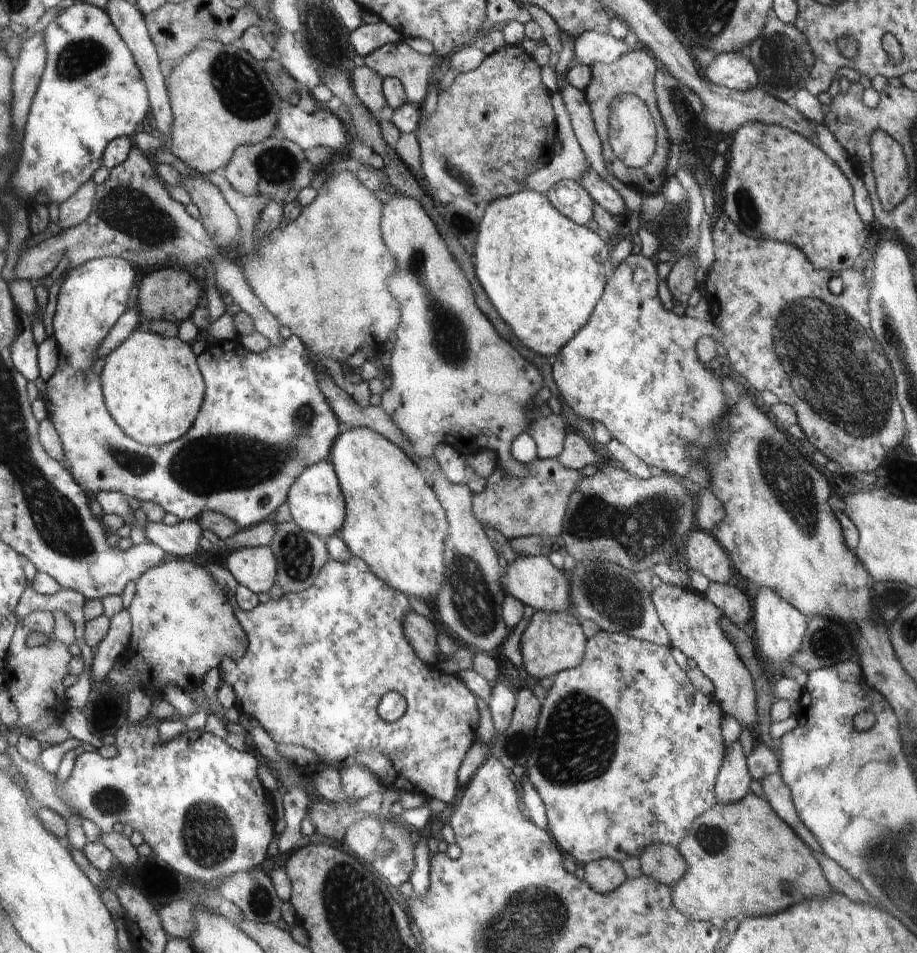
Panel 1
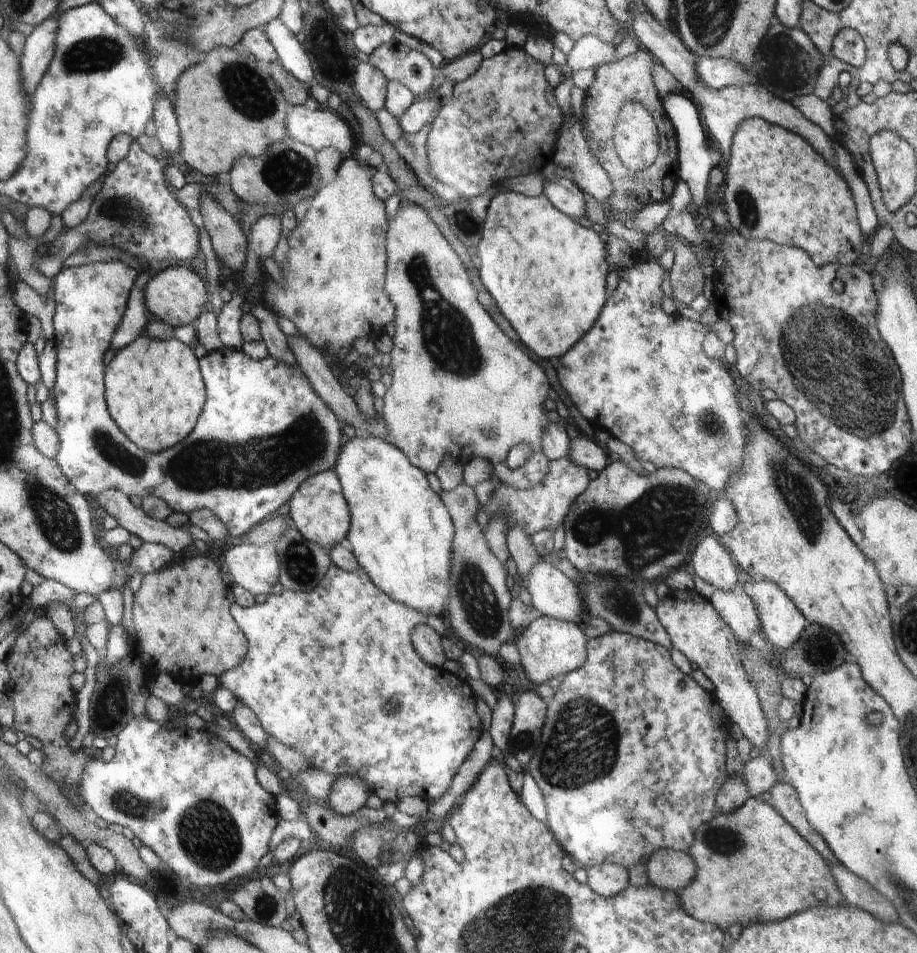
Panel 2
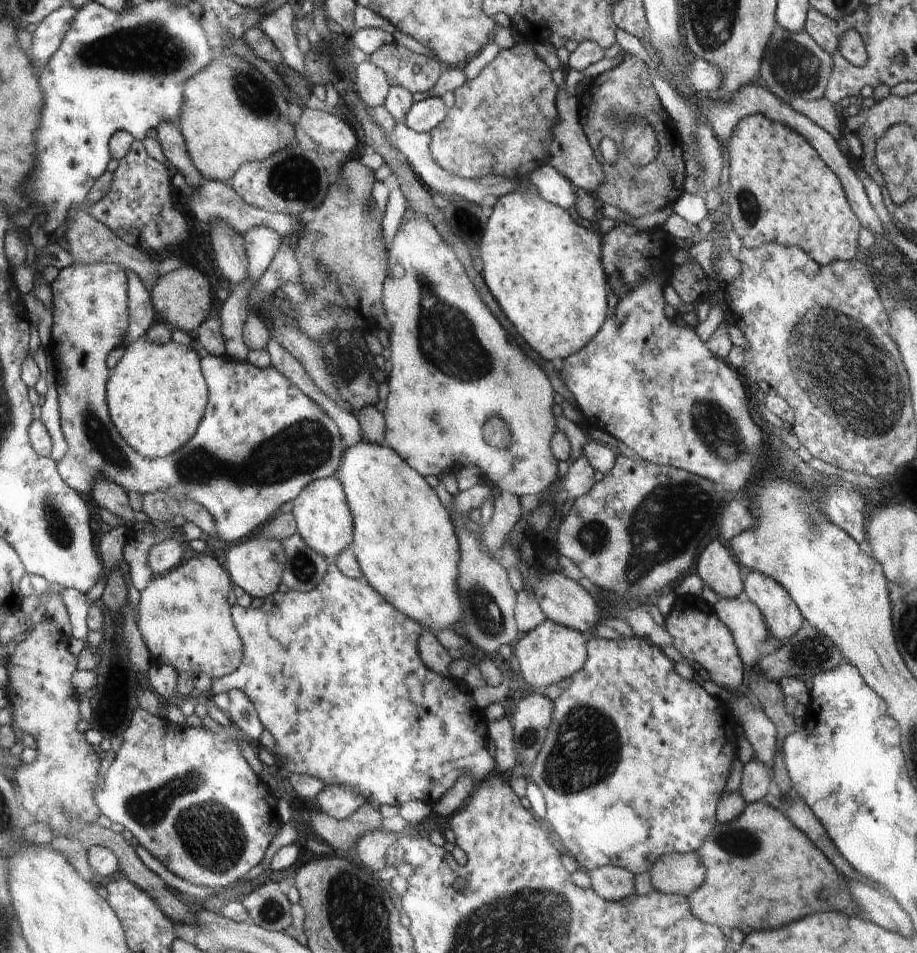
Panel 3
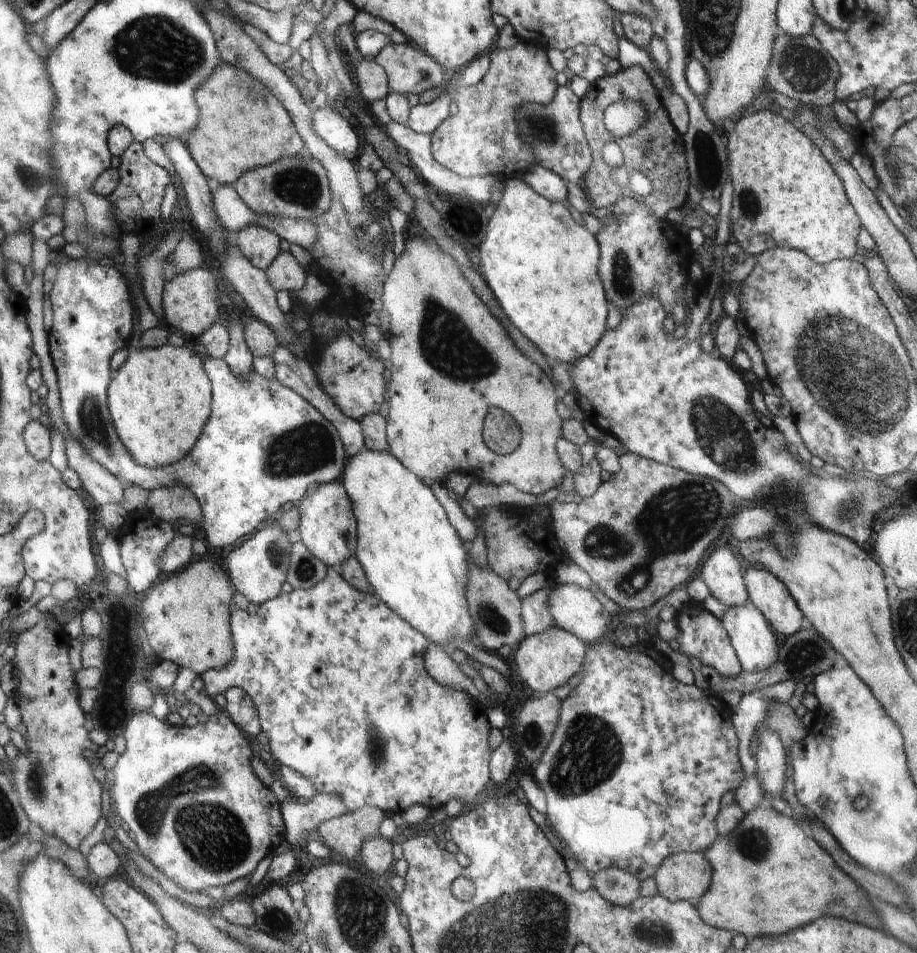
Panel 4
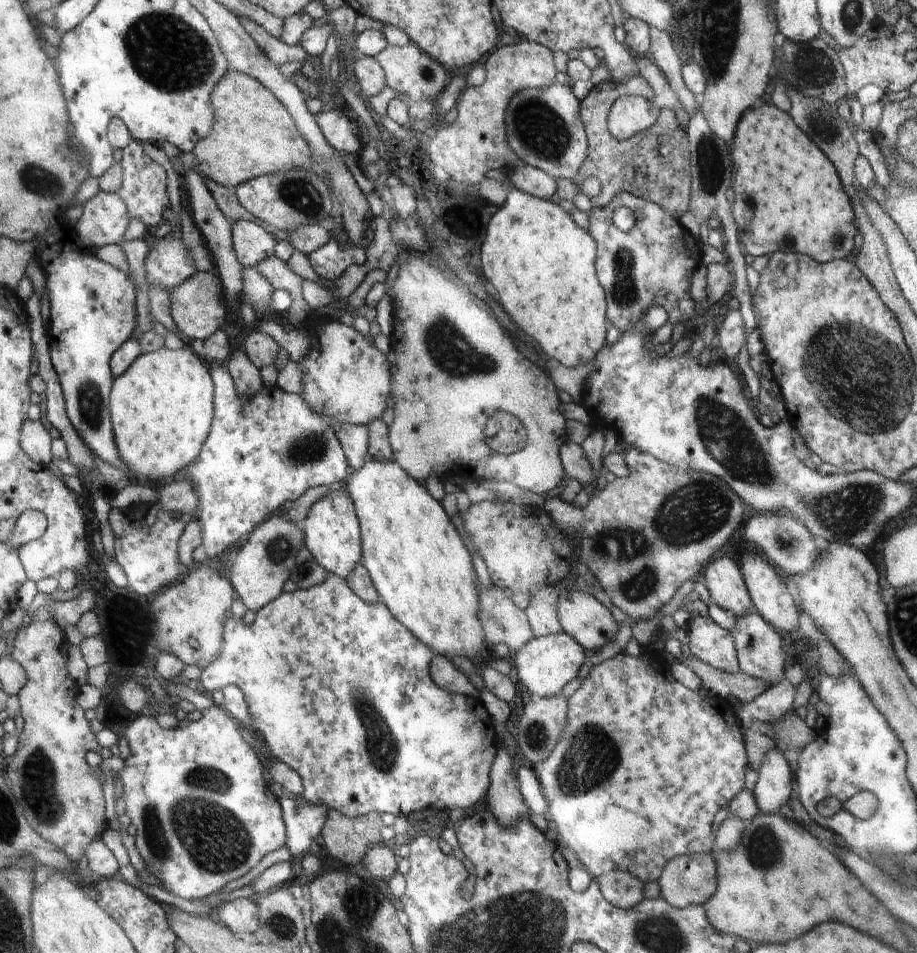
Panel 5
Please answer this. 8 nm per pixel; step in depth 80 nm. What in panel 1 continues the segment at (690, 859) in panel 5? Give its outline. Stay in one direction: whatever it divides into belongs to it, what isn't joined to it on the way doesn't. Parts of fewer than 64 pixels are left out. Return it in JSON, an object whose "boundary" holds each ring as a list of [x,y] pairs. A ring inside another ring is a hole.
{"boundary":[[[656,842],[648,845],[639,856],[643,875],[665,885],[675,885],[686,874],[686,862],[672,845]]]}

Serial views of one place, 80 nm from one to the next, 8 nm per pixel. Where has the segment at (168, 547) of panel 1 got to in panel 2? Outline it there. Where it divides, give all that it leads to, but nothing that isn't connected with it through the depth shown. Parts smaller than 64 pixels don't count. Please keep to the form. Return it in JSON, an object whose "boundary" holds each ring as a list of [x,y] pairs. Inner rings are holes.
{"boundary":[[[108,489],[98,493],[94,497],[97,506],[101,506],[106,512],[118,521],[131,535],[136,535],[142,542],[158,543],[170,547],[174,552],[181,551],[193,542],[193,538],[187,527],[184,529],[174,528],[165,520],[156,520],[148,516],[142,508],[136,508],[127,494],[118,489]]]}

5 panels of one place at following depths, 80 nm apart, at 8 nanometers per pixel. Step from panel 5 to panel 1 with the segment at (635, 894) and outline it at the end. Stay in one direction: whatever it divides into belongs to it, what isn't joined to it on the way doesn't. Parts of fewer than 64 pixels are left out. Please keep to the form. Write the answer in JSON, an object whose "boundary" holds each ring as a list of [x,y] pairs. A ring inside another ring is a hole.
{"boundary":[[[600,858],[584,865],[583,880],[596,892],[612,892],[618,888],[627,876],[620,863],[612,858]]]}

